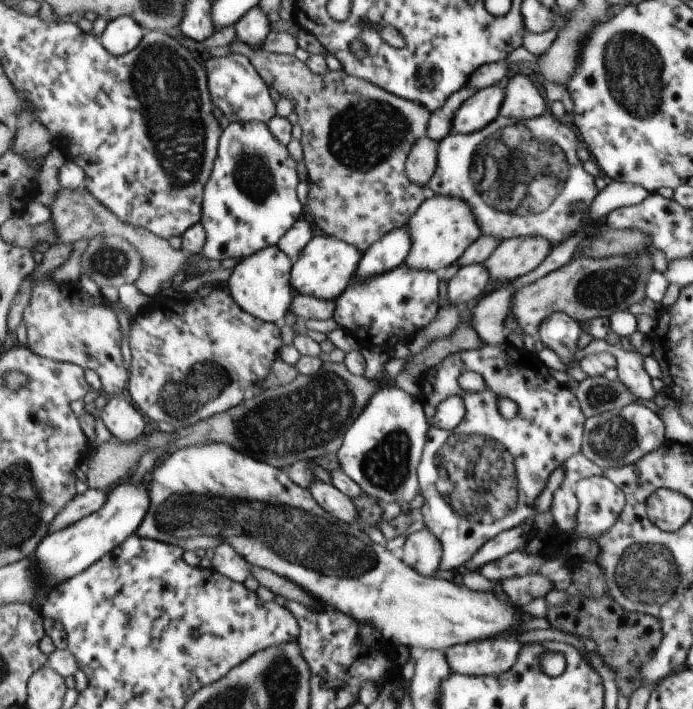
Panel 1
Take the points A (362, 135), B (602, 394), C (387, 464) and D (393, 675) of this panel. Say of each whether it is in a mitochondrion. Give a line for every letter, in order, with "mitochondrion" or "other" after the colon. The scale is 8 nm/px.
A: mitochondrion
B: mitochondrion
C: mitochondrion
D: other

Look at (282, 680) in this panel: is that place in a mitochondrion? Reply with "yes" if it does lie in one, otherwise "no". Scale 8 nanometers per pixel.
yes

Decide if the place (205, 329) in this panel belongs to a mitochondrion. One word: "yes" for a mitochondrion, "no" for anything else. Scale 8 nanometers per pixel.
no

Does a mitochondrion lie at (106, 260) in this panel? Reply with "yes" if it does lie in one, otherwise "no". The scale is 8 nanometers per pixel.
yes

